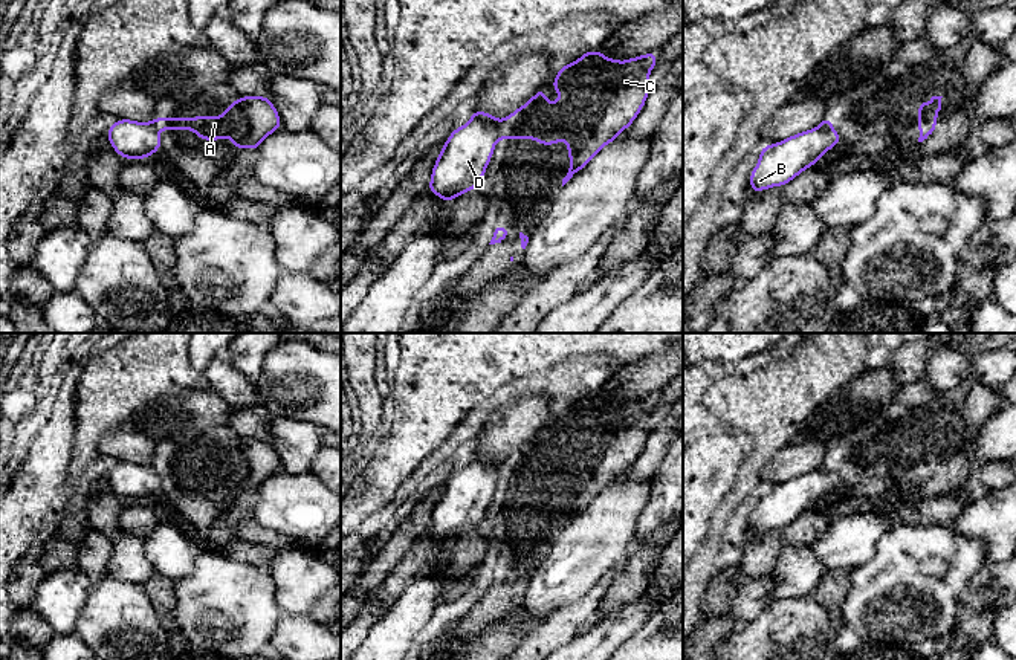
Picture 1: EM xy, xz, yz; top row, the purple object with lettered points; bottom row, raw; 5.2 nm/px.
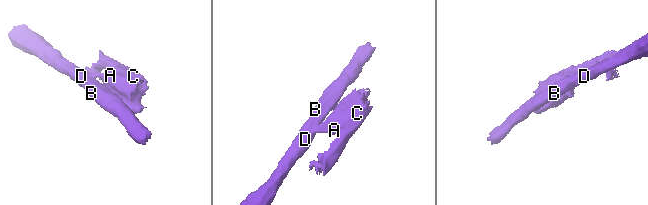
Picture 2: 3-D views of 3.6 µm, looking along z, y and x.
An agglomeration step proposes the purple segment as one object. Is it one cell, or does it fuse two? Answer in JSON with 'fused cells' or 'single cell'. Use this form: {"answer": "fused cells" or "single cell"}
{"answer": "fused cells"}

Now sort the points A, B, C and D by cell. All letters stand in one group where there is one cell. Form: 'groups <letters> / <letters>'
groups A C / B D

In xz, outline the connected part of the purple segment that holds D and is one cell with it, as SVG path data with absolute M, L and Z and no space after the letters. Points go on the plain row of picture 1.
M475 452L463 469L454 471L432 509L428 533L448 545L475 532L492 501L500 466L493 457Z

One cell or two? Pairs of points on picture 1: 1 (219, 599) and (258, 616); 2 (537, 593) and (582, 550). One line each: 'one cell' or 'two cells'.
1: one cell
2: one cell

